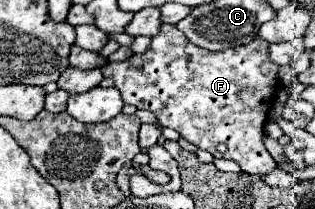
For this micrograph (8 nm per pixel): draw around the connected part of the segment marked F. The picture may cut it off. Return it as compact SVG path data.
M163 25L159 35L153 37L153 43L147 53L133 55L121 63L107 63L101 67L103 77L111 77L115 89L119 89L121 99L137 109L151 111L163 127L171 127L179 131L181 137L195 143L199 149L205 149L215 155L215 145L225 143L227 151L223 153L225 159L233 159L241 165L243 173L259 173L267 175L277 165L269 151L263 145L265 139L265 121L269 117L271 99L279 87L275 65L269 59L269 43L261 37L255 37L251 43L225 49L225 51L207 51L203 47L193 45L175 25Z

